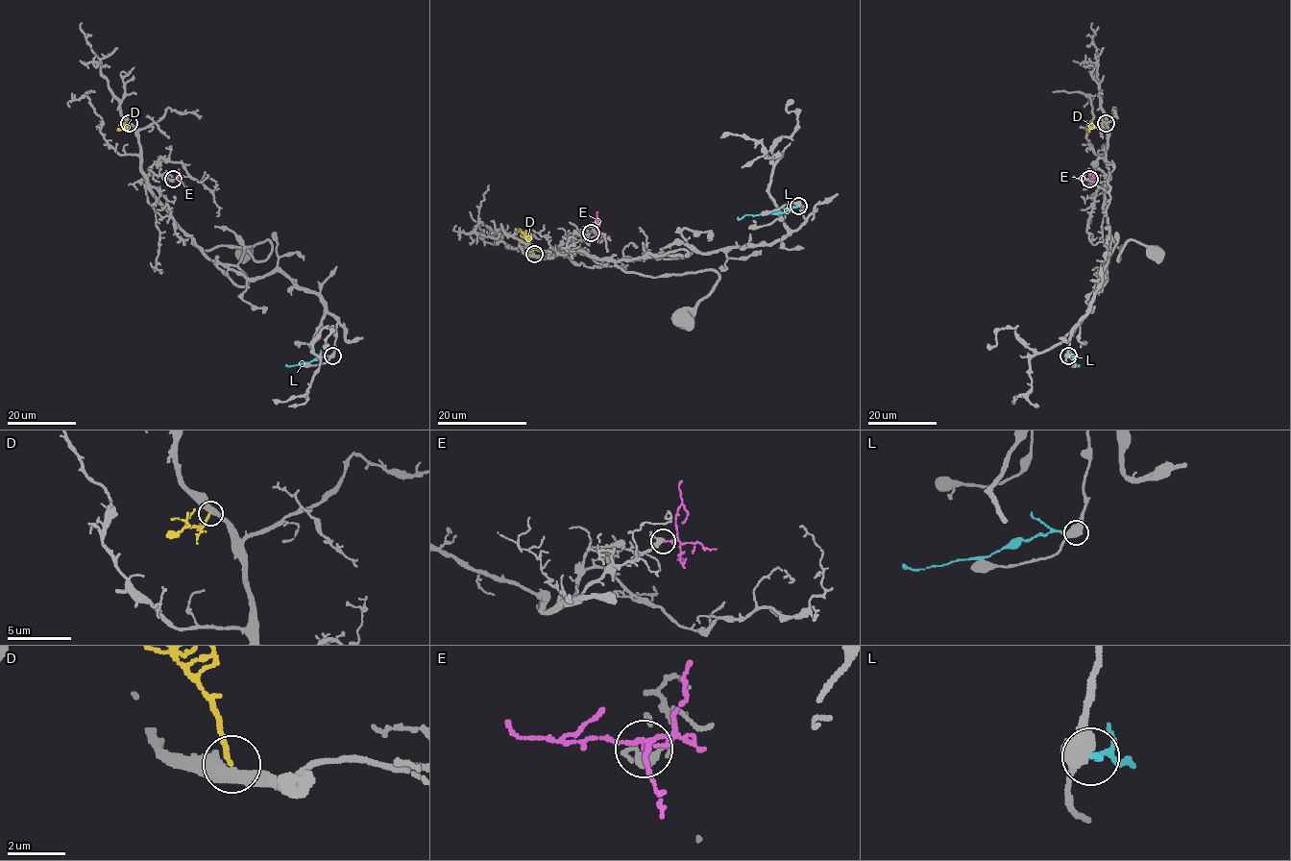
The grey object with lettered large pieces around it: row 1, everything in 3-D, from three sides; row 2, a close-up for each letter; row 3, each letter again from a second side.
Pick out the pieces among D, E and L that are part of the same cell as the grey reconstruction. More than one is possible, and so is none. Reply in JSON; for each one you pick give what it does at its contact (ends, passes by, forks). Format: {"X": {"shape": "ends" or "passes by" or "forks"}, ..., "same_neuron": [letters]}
{"D": {"shape": "ends"}, "E": {"shape": "ends"}, "same_neuron": ["D", "E"]}

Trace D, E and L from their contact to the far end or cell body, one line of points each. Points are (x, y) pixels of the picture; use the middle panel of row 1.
D: (534, 255), (530, 243), (519, 229)
E: (591, 233), (596, 231), (597, 212)
L: (798, 206), (784, 212), (737, 217)

